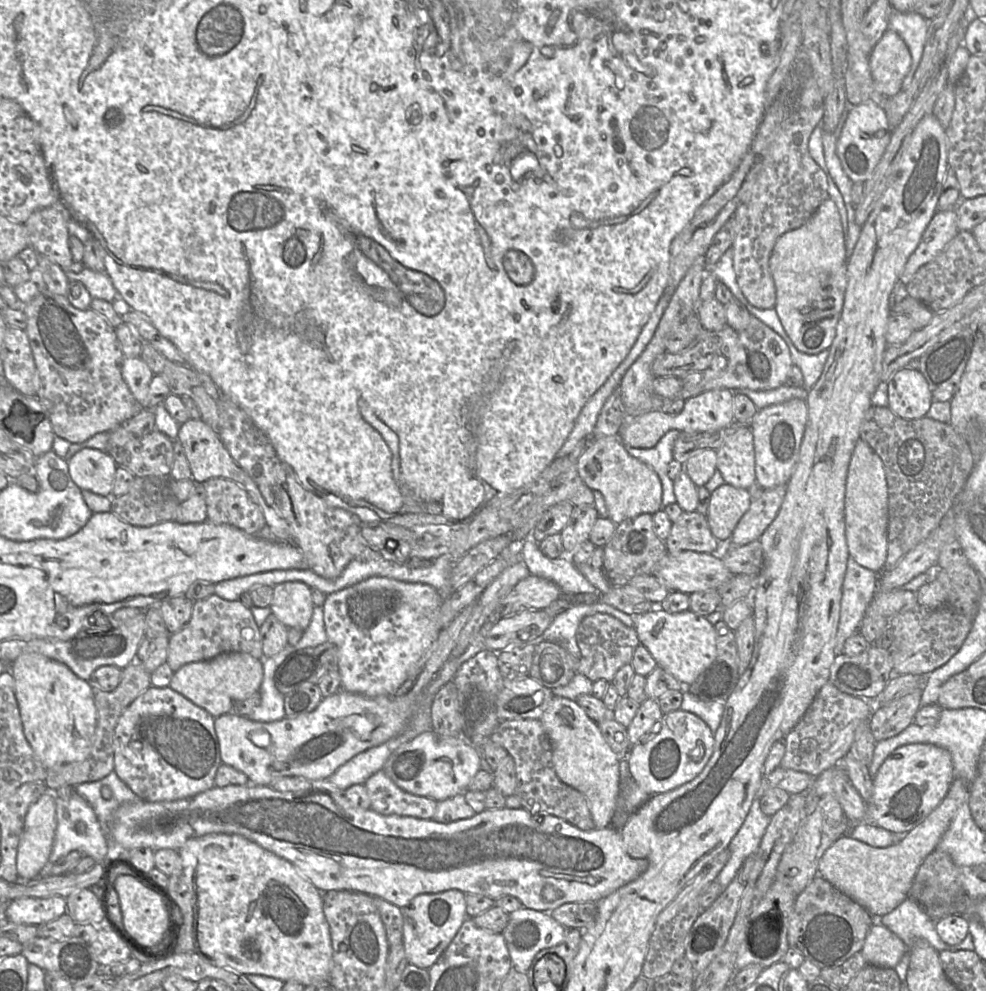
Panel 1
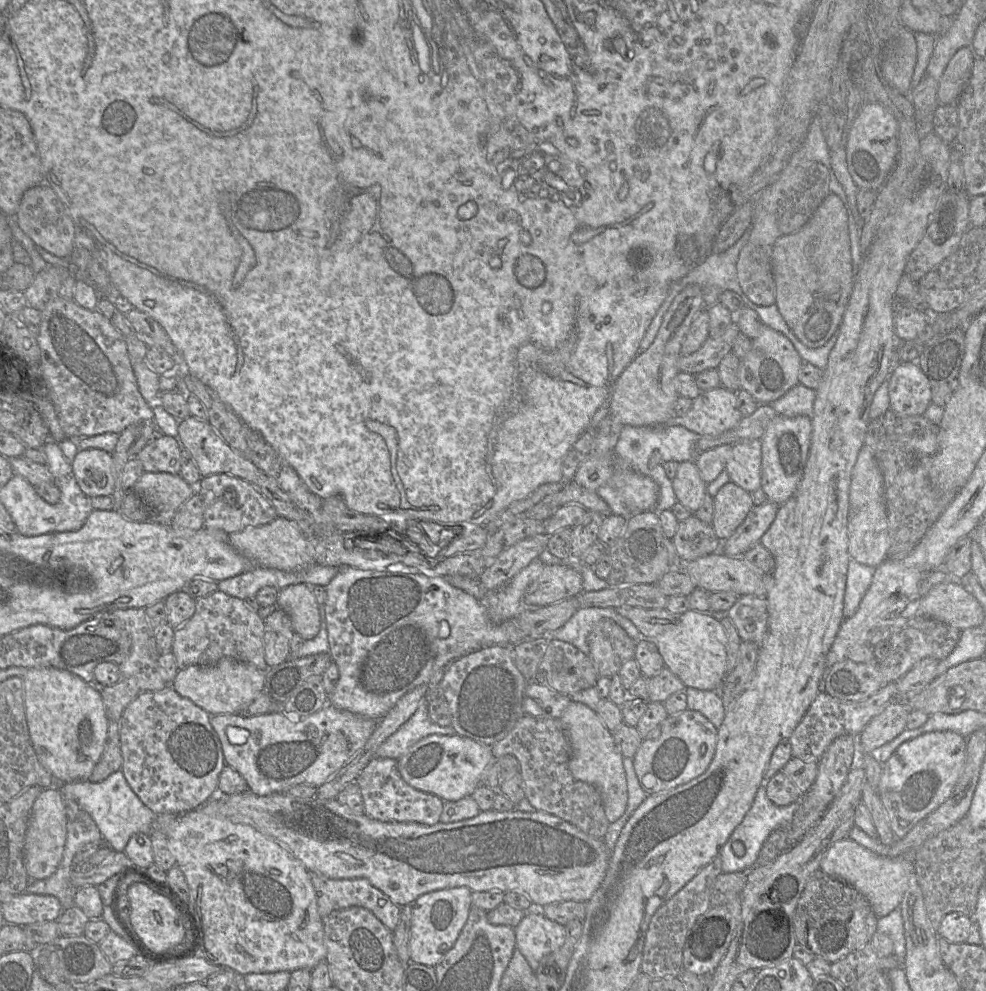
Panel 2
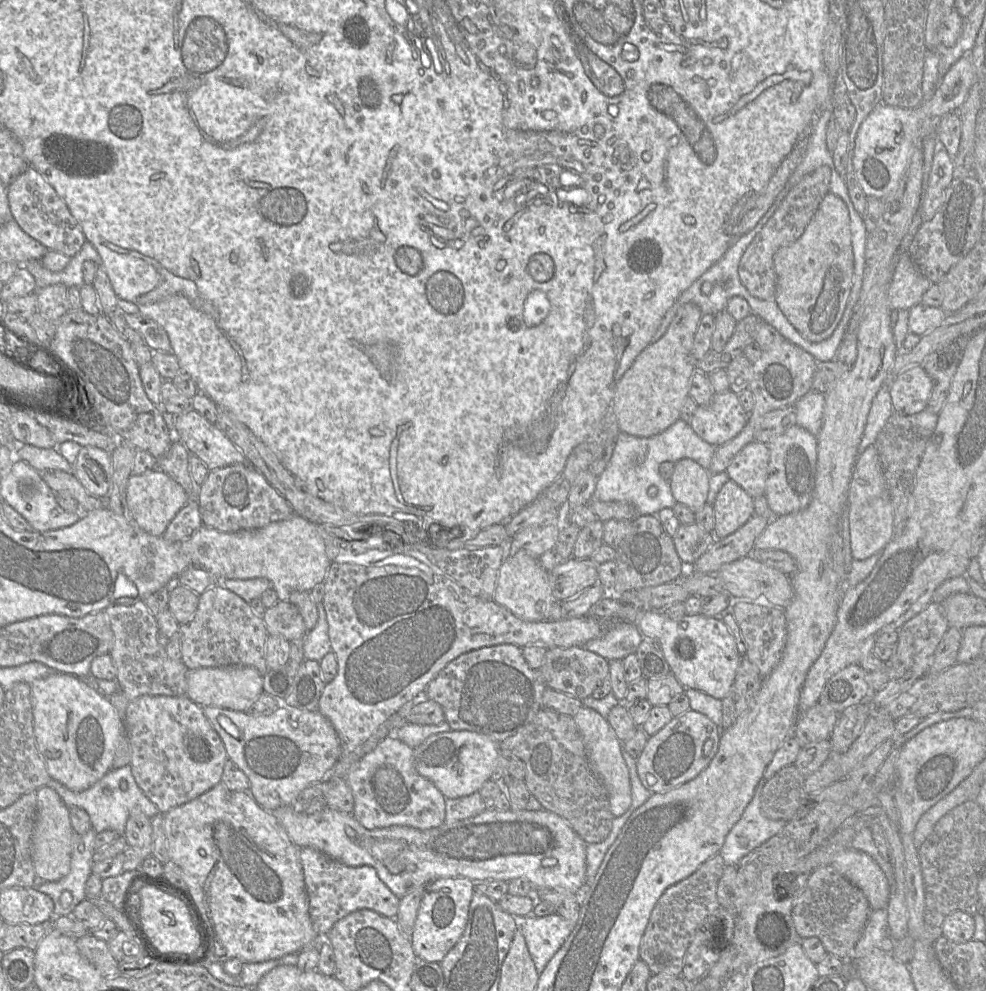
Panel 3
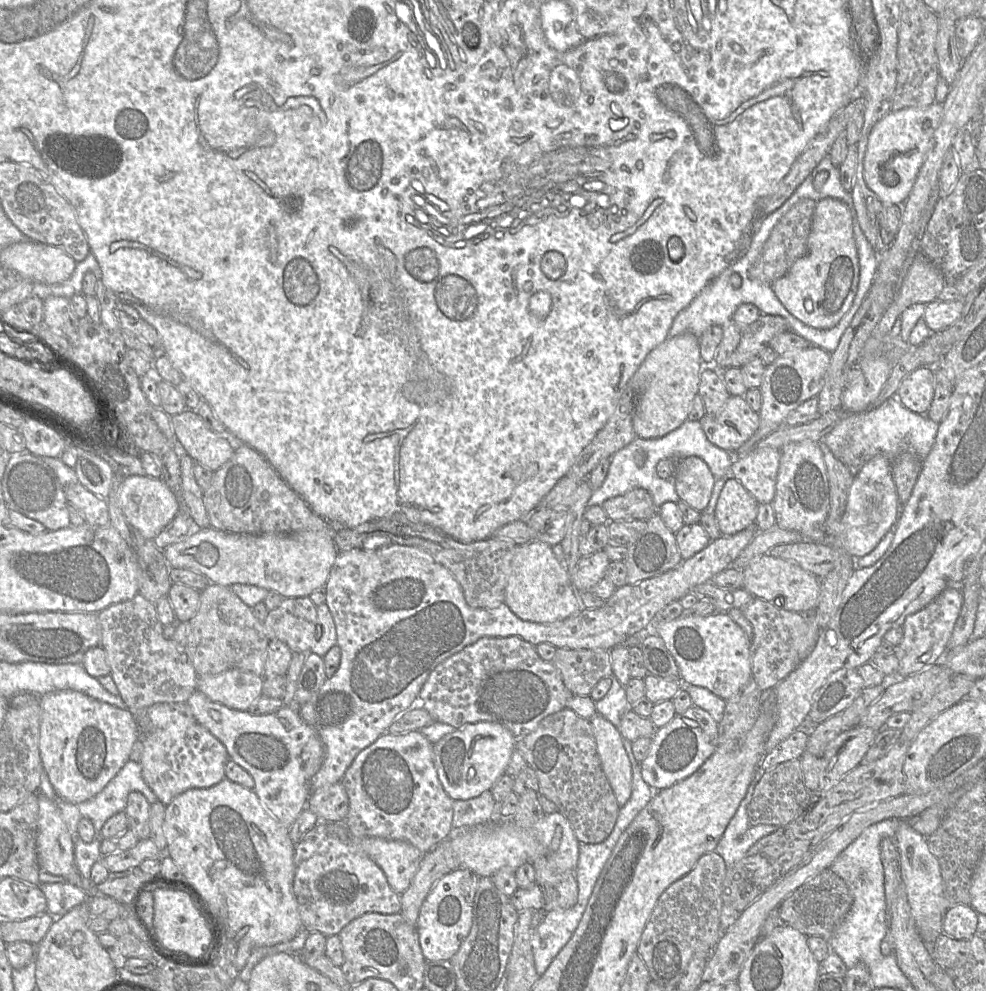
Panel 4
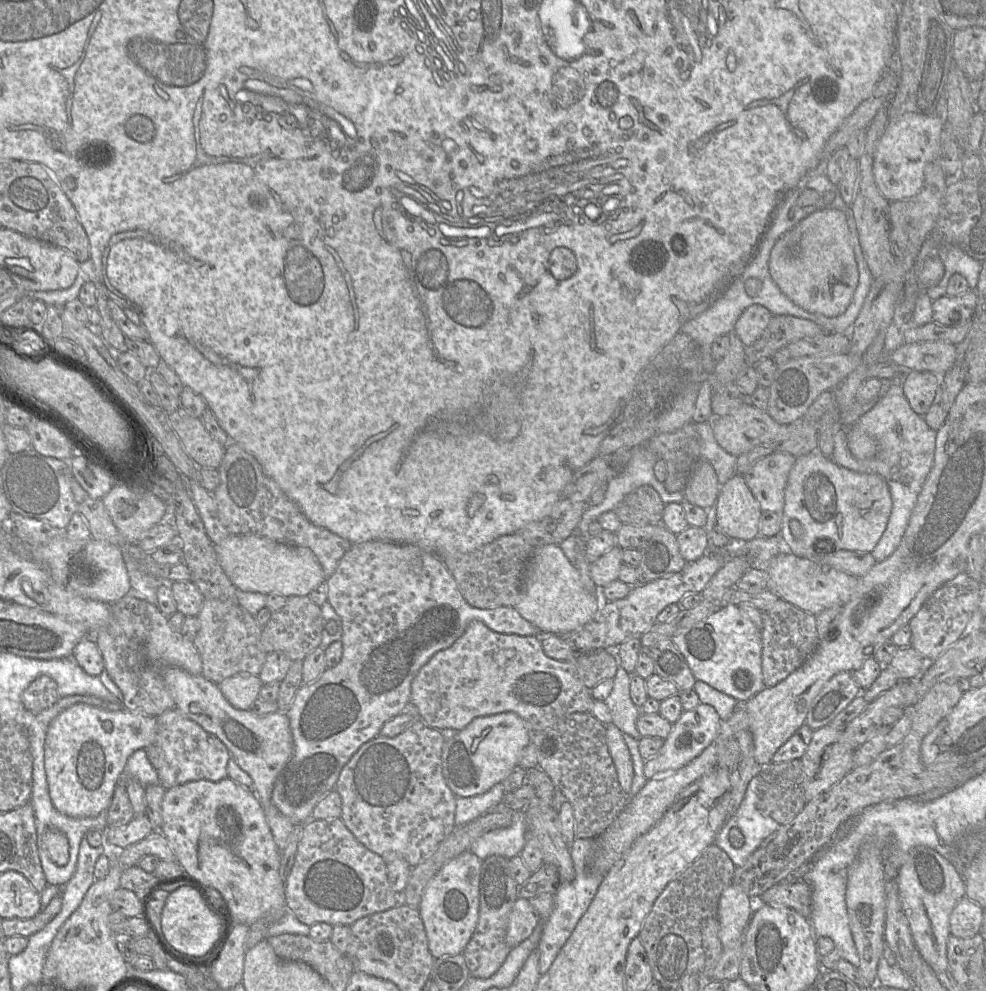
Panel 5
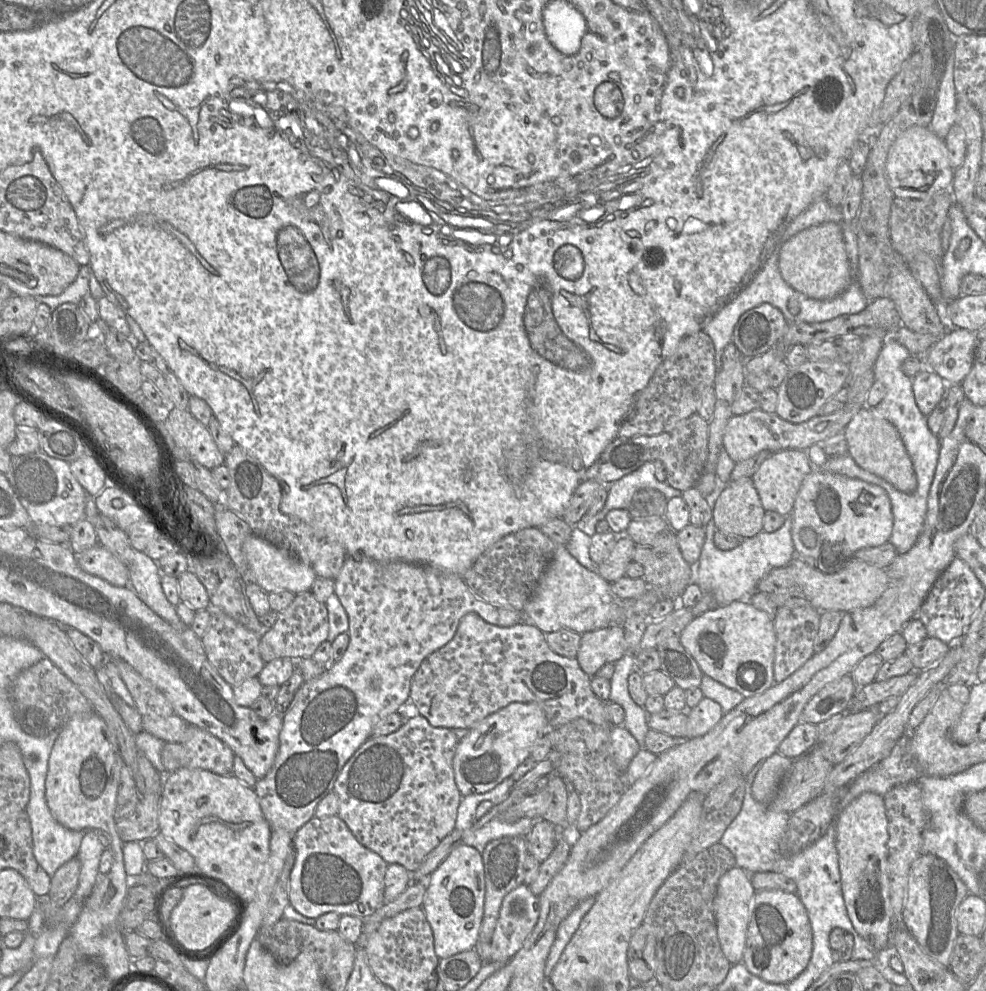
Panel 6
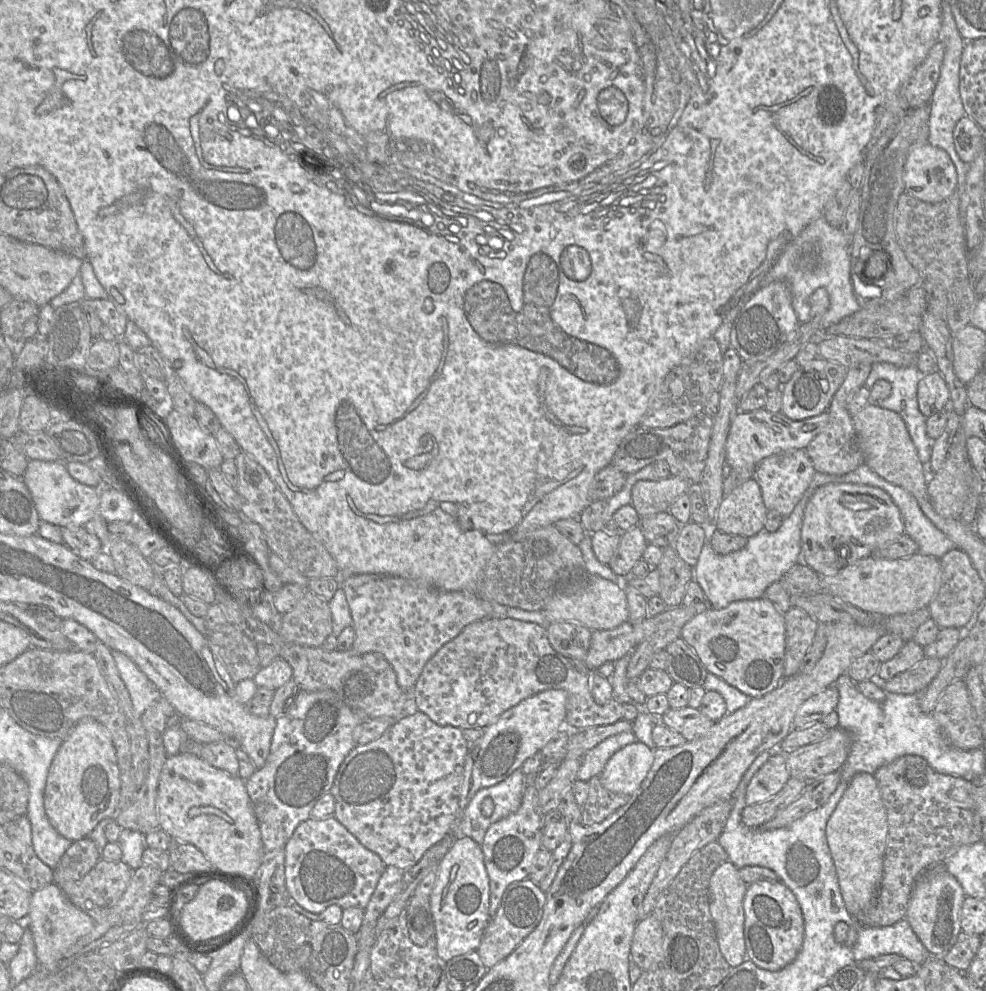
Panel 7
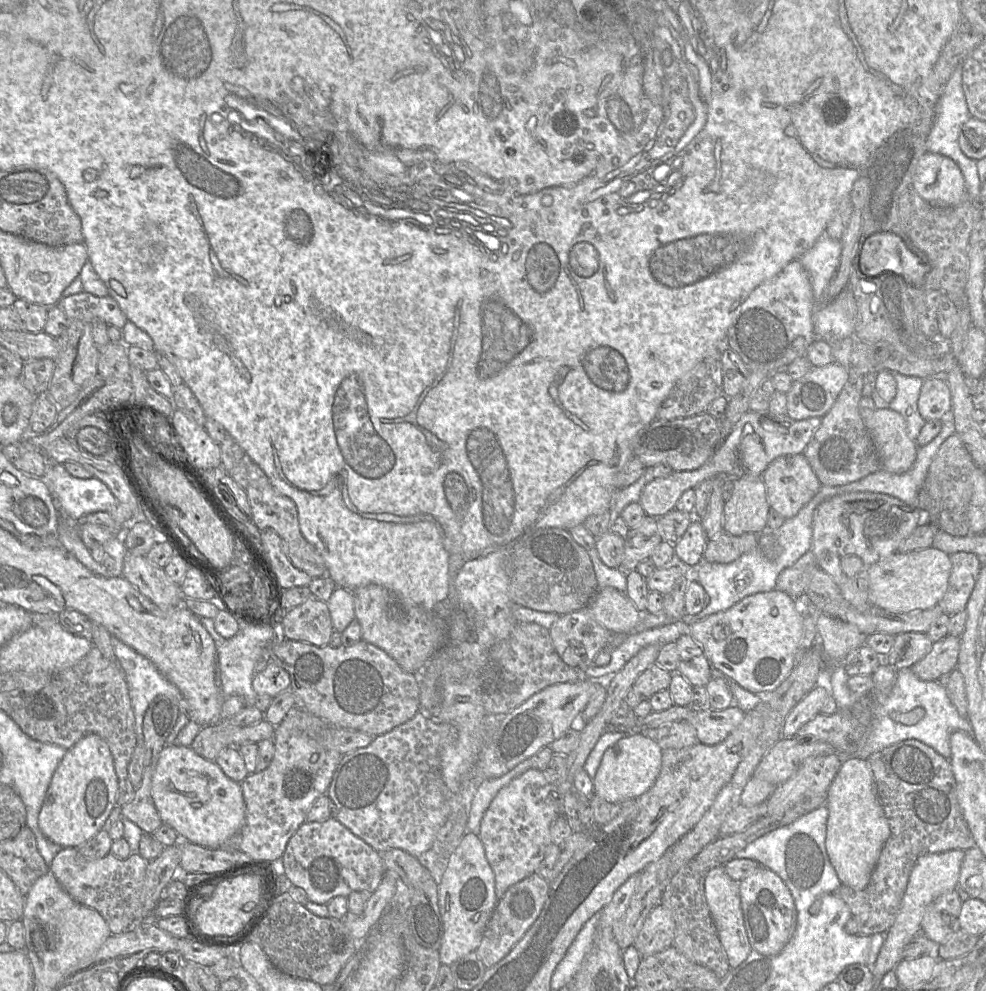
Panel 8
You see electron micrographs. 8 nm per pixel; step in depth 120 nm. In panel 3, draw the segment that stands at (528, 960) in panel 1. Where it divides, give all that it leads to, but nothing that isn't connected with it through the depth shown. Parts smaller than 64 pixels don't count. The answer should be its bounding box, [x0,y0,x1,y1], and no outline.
[518,913,574,975]

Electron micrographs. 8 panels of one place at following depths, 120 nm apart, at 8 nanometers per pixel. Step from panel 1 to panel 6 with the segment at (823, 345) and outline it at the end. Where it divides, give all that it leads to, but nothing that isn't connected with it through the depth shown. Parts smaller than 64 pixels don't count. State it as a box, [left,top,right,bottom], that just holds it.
[778,222,853,299]

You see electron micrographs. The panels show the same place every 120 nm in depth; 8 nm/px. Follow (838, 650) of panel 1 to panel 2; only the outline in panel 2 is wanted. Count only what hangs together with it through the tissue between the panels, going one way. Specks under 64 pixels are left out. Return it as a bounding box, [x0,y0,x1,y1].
[844,557,876,619]

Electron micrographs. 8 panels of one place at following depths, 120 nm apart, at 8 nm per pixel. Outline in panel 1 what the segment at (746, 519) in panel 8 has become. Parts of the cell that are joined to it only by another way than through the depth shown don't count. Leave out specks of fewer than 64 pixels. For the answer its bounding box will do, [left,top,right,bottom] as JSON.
[705,483,751,541]

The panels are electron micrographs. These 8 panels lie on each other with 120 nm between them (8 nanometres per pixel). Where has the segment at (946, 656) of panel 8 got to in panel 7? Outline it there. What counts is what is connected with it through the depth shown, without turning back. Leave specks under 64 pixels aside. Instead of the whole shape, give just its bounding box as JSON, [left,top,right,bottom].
[878,657,943,694]

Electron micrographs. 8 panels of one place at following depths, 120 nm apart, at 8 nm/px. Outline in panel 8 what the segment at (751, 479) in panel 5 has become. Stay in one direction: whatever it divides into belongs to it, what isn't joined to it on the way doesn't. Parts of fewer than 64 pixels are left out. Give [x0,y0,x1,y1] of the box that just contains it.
[763,454,821,519]

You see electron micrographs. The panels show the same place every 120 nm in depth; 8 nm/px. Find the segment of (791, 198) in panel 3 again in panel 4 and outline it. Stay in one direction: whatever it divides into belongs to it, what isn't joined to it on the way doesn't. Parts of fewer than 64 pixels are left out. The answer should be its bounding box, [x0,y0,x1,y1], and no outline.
[748,198,816,284]

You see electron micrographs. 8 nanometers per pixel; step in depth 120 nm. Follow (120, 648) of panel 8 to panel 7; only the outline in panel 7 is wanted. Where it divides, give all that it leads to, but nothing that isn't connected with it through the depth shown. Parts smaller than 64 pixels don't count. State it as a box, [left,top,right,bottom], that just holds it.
[111,650,162,718]

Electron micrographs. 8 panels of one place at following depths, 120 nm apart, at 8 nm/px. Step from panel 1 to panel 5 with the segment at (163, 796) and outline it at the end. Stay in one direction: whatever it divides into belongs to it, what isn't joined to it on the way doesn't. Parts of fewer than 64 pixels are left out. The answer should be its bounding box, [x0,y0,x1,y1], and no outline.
[154,708,231,790]

